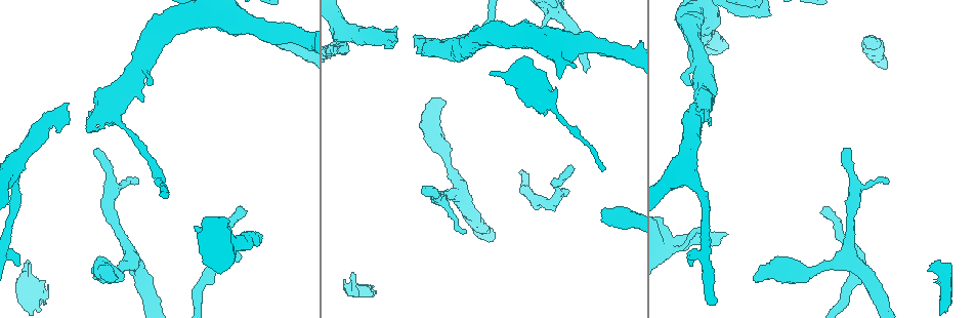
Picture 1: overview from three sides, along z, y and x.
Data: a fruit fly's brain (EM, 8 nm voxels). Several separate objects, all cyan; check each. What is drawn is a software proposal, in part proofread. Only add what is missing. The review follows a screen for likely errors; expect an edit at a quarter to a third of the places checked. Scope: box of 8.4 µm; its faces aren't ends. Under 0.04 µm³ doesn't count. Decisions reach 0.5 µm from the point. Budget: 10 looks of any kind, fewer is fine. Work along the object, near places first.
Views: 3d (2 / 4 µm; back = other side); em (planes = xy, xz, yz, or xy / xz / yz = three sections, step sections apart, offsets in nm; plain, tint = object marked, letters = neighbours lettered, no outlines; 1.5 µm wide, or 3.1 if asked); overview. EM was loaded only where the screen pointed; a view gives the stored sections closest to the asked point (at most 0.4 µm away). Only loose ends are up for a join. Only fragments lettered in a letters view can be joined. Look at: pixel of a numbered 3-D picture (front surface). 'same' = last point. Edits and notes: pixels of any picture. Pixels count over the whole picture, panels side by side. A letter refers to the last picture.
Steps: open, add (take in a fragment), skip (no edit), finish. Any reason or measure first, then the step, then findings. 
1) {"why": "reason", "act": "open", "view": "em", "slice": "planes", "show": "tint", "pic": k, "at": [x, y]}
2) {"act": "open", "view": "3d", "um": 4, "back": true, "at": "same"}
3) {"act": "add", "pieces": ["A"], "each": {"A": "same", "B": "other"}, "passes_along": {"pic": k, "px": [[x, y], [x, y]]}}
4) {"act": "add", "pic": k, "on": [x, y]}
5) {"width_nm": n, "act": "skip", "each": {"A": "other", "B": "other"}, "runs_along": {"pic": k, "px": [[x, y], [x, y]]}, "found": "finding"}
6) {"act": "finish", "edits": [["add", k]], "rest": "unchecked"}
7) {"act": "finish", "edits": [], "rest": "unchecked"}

{"why": "free end", "act": "open", "view": "em", "slice": "xy", "step": 4, "show": "tint", "pic": 1, "at": [724, 234]}

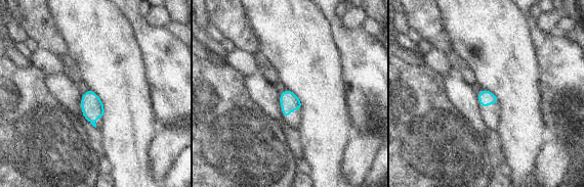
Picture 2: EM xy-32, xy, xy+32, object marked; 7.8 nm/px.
{"why": "cut it another way", "act": "open", "view": "em", "slice": "planes", "show": "letters", "at": "same"}

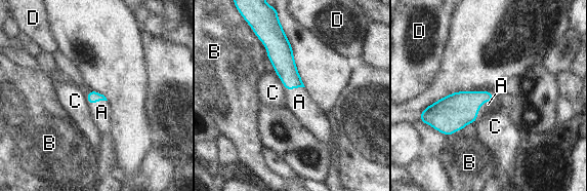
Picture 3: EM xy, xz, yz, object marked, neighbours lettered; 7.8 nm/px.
{"act": "add", "pieces": ["A"], "each": {"A": "same", "B": "other", "C": "other", "D": "other"}, "passes_along": {"pic": 3, "px": [[454, 112], [484, 103], [488, 104]]}, "found": "the neuron continues"}

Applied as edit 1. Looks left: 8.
{"act": "open", "view": "3d", "um": 4, "pic": 1, "at": [445, 103]}

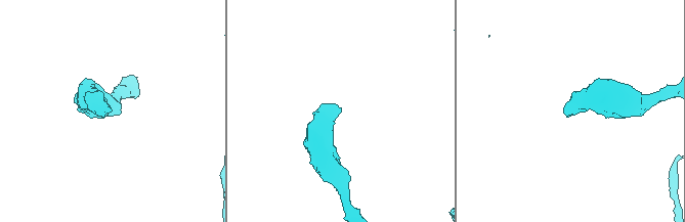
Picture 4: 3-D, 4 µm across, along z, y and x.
{"why": "now the EM", "act": "open", "view": "em", "slice": "xz", "step": 8, "show": "letters", "pic": 4, "at": [112, 111]}

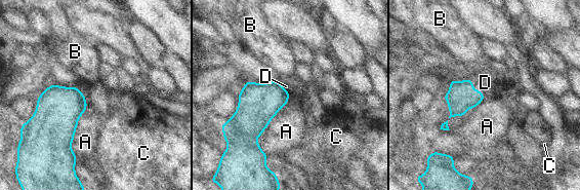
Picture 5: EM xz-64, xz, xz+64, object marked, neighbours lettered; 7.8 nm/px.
{"why": "another direction", "act": "open", "view": "em", "slice": "planes", "show": "letters", "at": "same"}

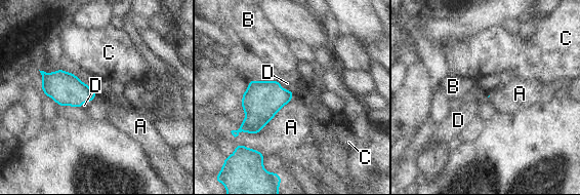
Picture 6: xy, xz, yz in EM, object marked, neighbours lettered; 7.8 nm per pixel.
{"act": "add", "pieces": ["D"], "each": {"A": "other", "B": "other", "C": "other", "D": "same"}, "passes_along": {"pic": 6, "px": [[261, 101], [283, 88], [287, 83]]}, "found": "it goes on there"}

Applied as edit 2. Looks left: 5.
{"act": "open", "view": "overview"}

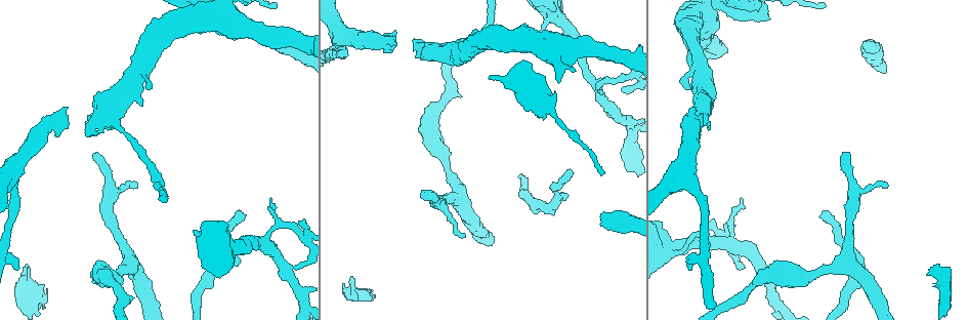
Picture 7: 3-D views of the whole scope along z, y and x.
{"why": "branch stops here", "act": "open", "view": "3d", "um": 2, "pic": 7, "at": [245, 216]}

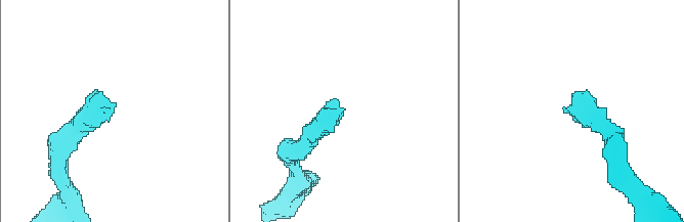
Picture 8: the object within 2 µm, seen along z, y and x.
{"act": "open", "view": "em", "slice": "planes", "show": "letters", "pic": 8, "at": [113, 104]}

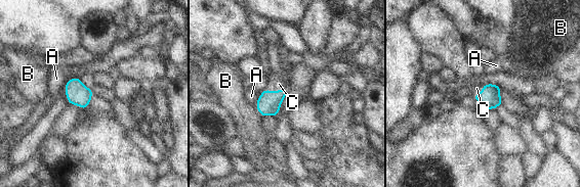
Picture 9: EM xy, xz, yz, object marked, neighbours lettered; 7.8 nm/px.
{"act": "add", "pieces": ["C"], "each": {"A": "other", "B": "other", "C": "same"}, "passes_along": {"pic": 9, "px": [[268, 103], [275, 91], [275, 83]]}, "found": "it goes on there"}

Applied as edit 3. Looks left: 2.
{"why": "an open end", "act": "open", "view": "em", "slice": "planes", "show": "letters", "pic": 7, "at": [843, 154]}

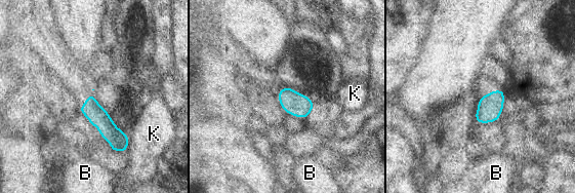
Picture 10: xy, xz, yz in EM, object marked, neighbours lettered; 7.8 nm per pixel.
{"act": "skip", "each": {"B": "other", "K": "other"}, "runs_along": {"pic": 10, "px": [[90, 98], [91, 110], [122, 148]]}, "found": "none of them fits"}

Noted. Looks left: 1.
{"act": "finish", "edits": [["add", 3], ["add", 6], ["add", 9]], "rest": "unchecked"}

